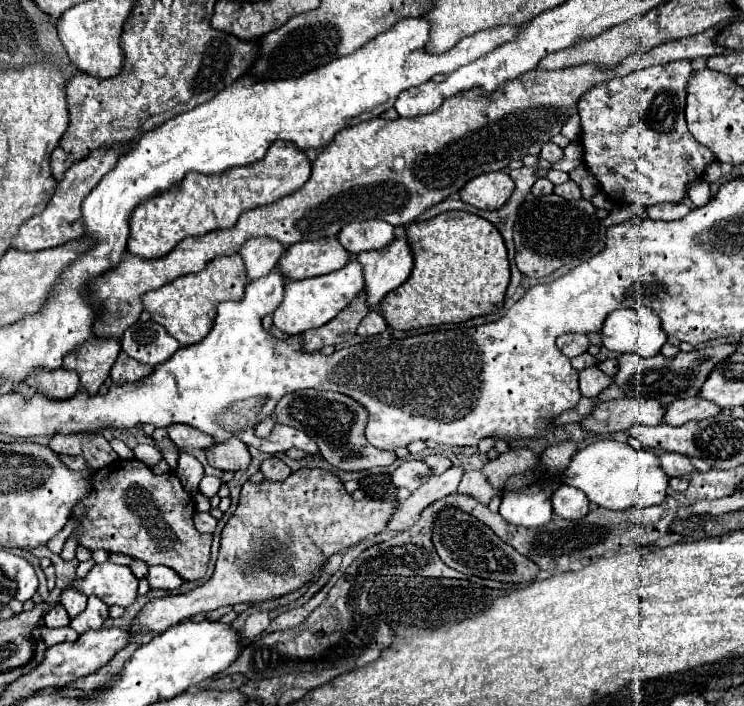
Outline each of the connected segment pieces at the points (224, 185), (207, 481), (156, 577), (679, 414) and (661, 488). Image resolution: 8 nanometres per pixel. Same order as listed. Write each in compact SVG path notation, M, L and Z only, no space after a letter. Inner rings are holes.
M283 141L273 143L261 161L247 167L235 167L221 175L189 173L181 185L141 203L133 211L129 219L131 235L127 241L127 253L141 259L161 259L181 239L199 237L217 229L229 229L237 223L241 213L273 203L297 191L309 177L311 167L307 155Z
M205 475L203 479L201 479L201 485L199 485L199 491L205 495L205 497L213 497L213 495L217 495L217 491L219 491L219 487L221 487L223 483L221 483L221 479L219 477L209 477L209 475Z
M159 565L159 567L149 567L149 573L147 573L147 581L149 581L149 589L163 589L163 591L175 591L181 587L181 577Z
M691 397L683 401L673 401L671 405L667 405L665 423L677 427L687 421L699 421L699 419L707 419L719 413L723 413L723 409L719 409L717 405L711 405L711 401L703 397Z
M605 439L583 447L569 463L563 473L563 481L571 487L581 489L591 503L623 511L627 507L653 507L667 497L669 477L659 465L659 455L653 451L633 449L629 443Z

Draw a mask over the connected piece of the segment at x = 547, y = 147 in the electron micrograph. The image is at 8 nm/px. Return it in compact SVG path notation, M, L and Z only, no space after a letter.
M549 141L549 143L545 143L545 145L541 147L541 157L547 159L549 163L555 163L555 161L559 161L559 159L563 157L563 149Z

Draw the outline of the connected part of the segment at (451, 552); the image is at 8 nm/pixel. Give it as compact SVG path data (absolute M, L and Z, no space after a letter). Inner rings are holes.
M445 507L437 513L433 521L431 541L441 561L465 575L477 575L483 579L495 579L505 583L523 583L533 581L539 571L539 567L533 561L517 553L511 545L503 543L491 529L487 529L487 525L479 523L475 517L457 507Z

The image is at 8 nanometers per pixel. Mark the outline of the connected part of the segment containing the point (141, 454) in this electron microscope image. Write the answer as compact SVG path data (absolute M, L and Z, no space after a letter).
M137 445L137 447L133 449L133 453L135 453L135 457L137 457L141 463L147 463L149 467L153 467L155 463L159 463L159 461L163 459L161 451L159 451L157 447L153 447L153 445Z

